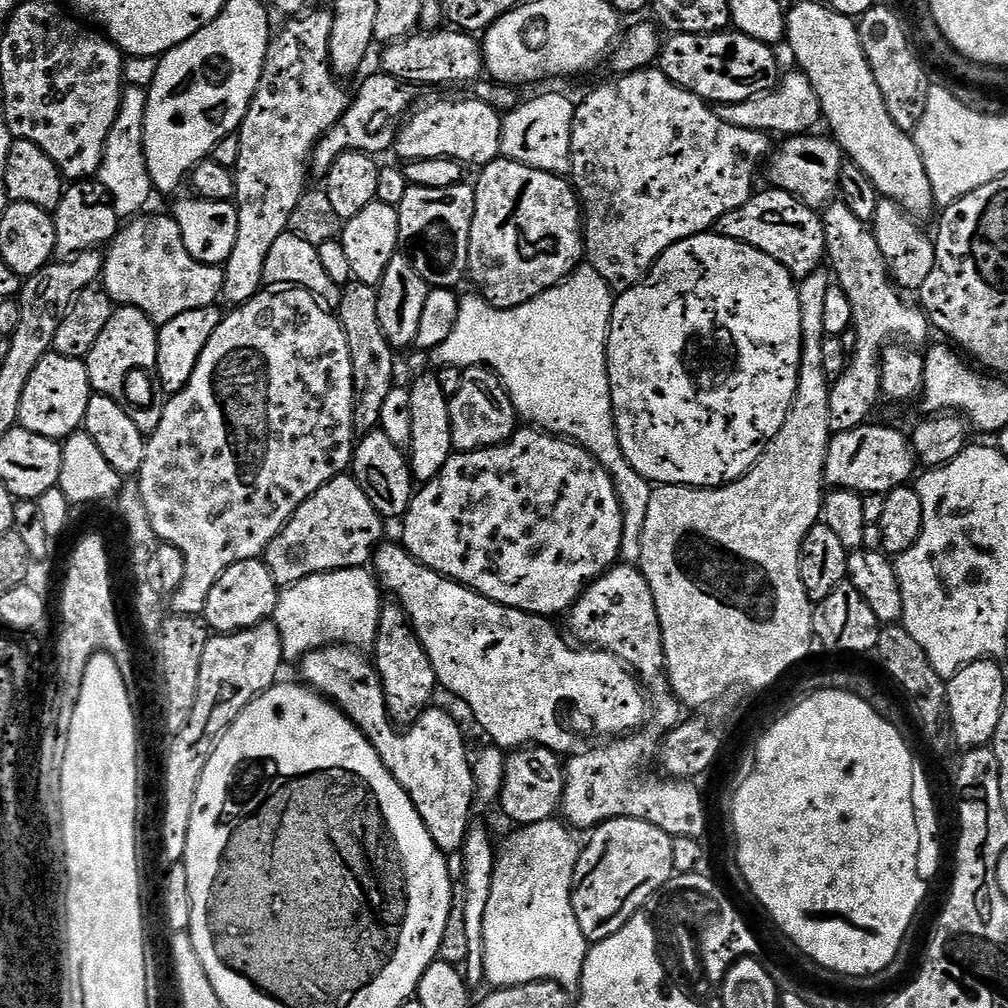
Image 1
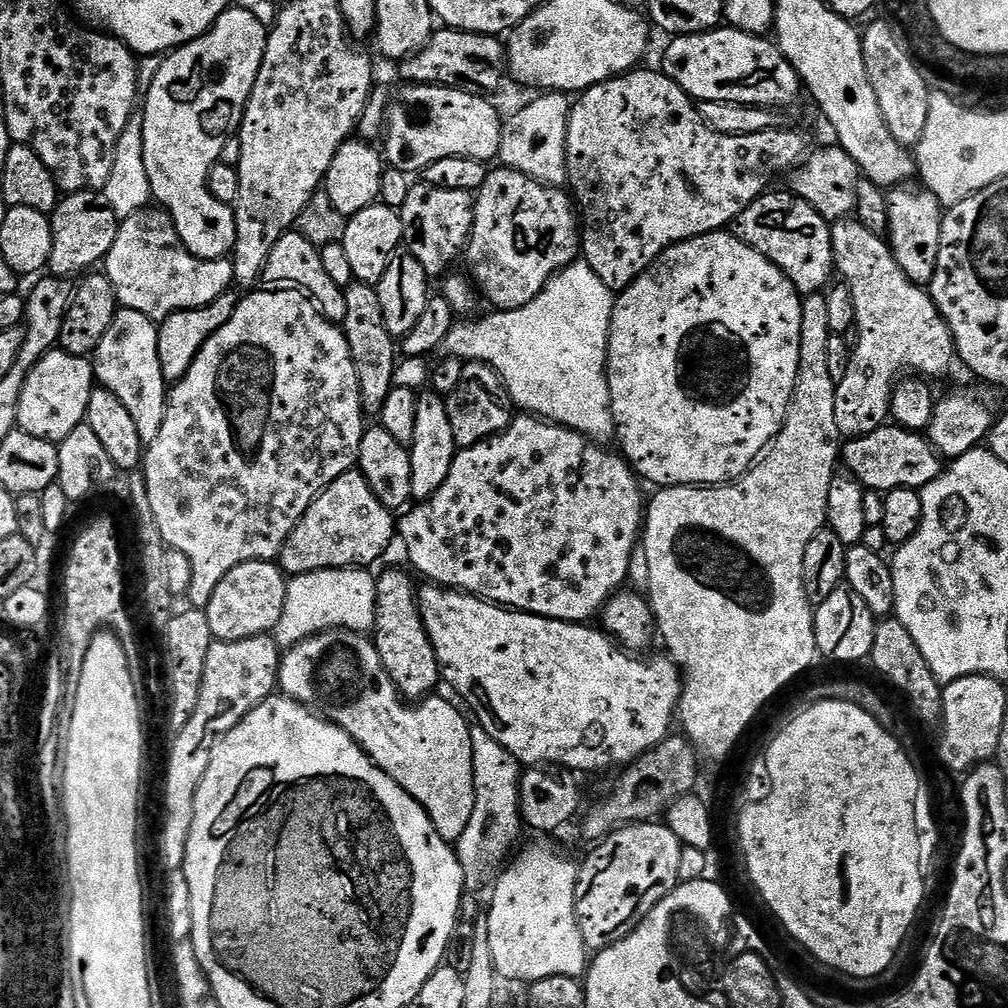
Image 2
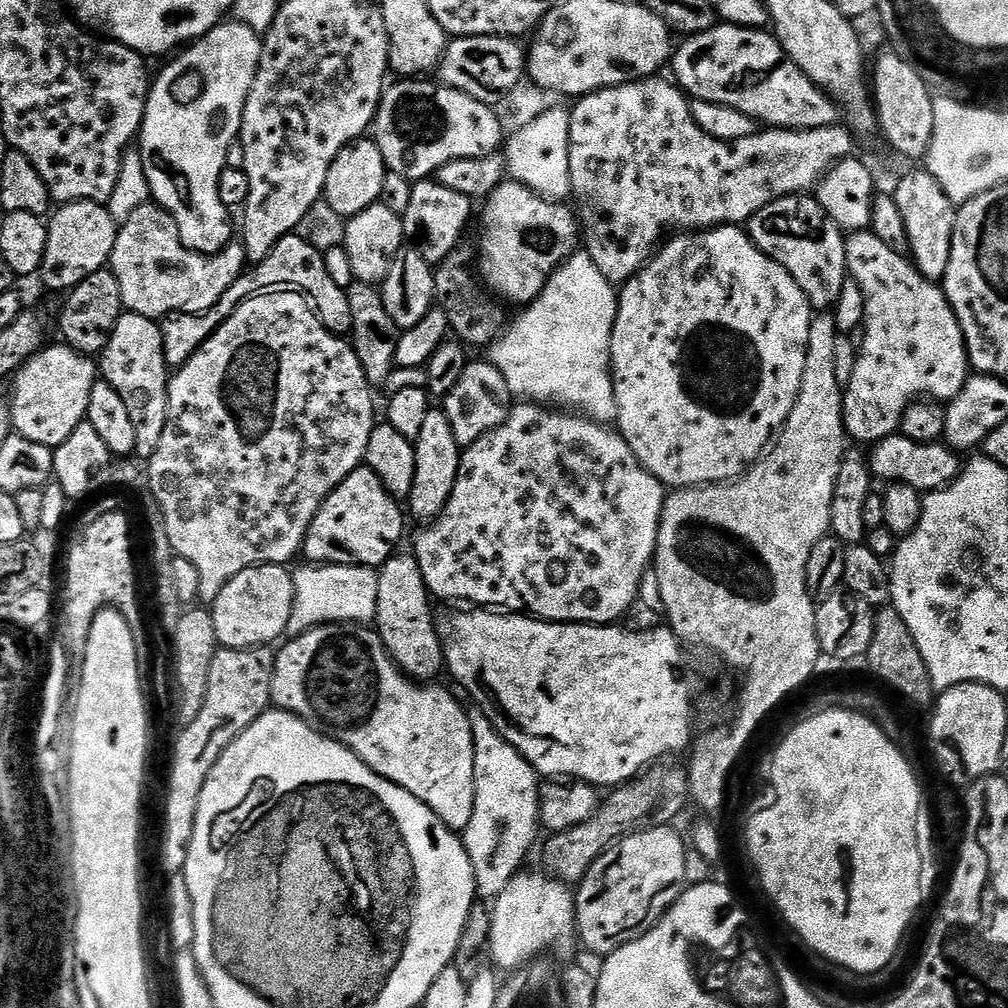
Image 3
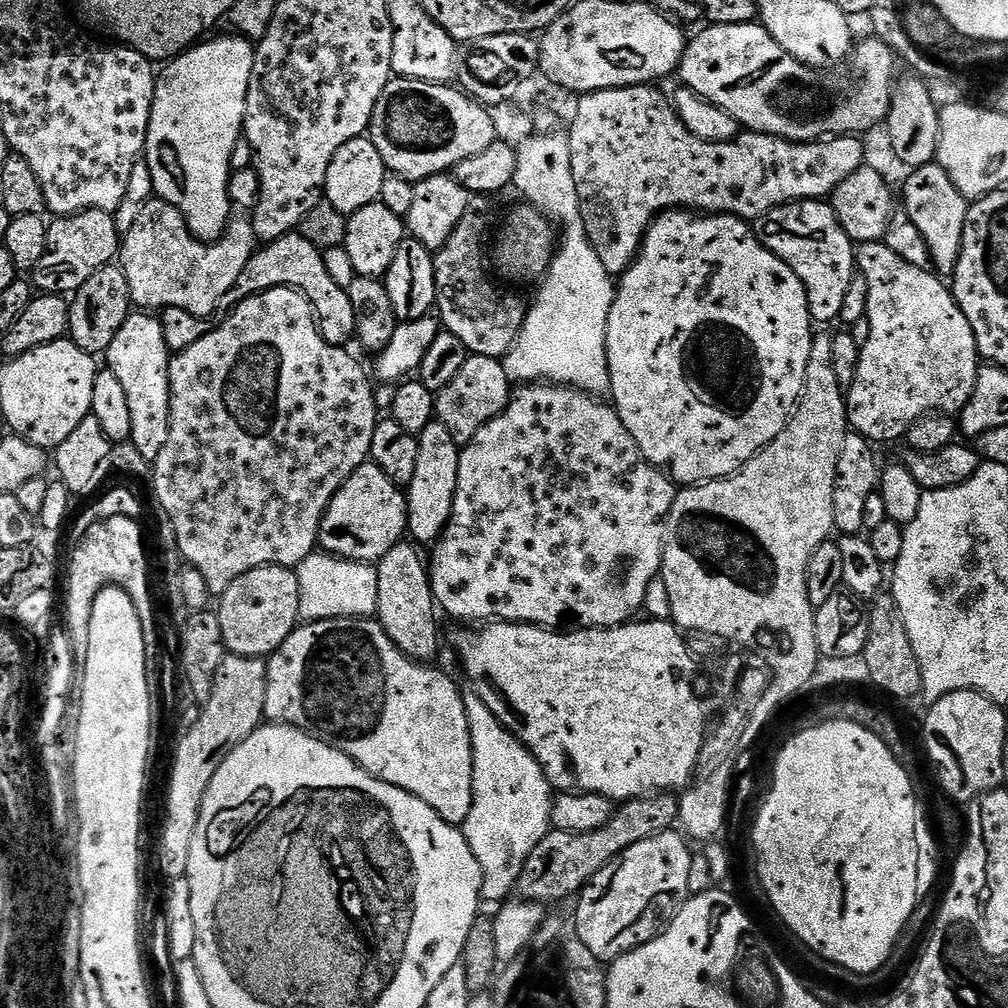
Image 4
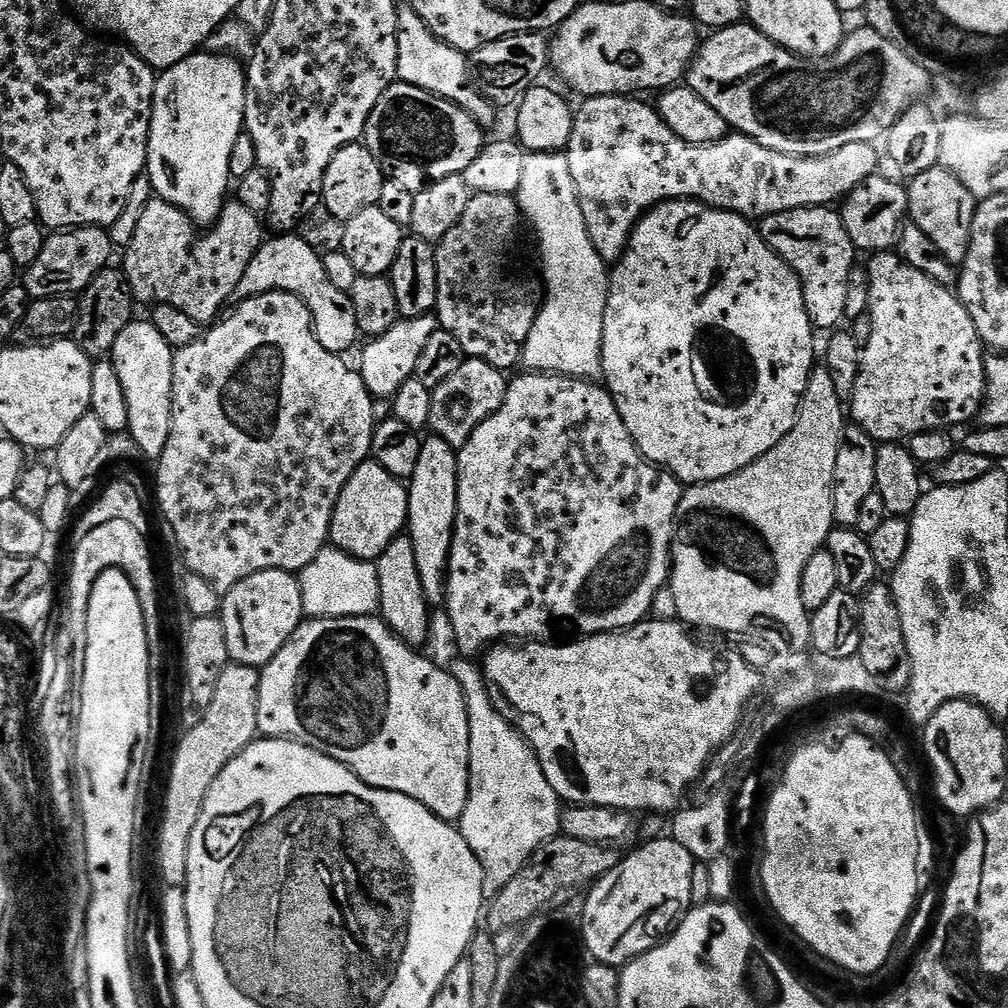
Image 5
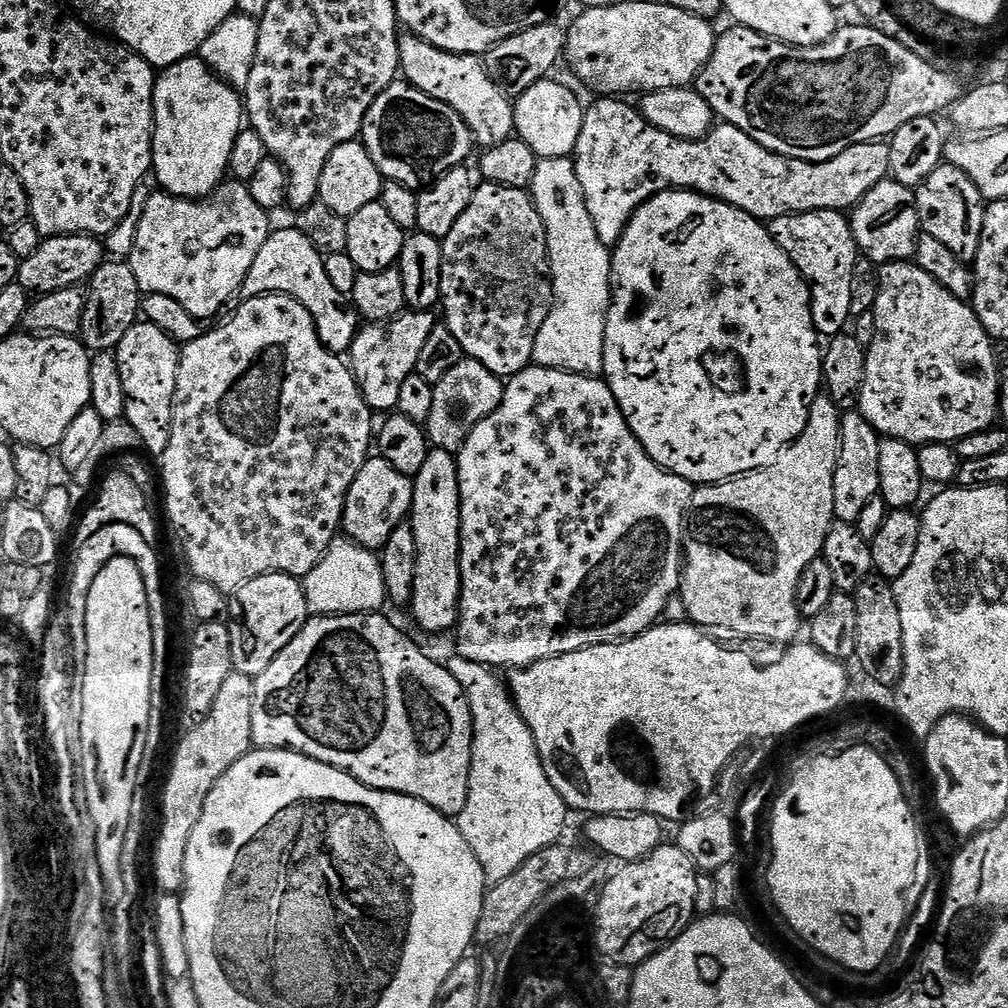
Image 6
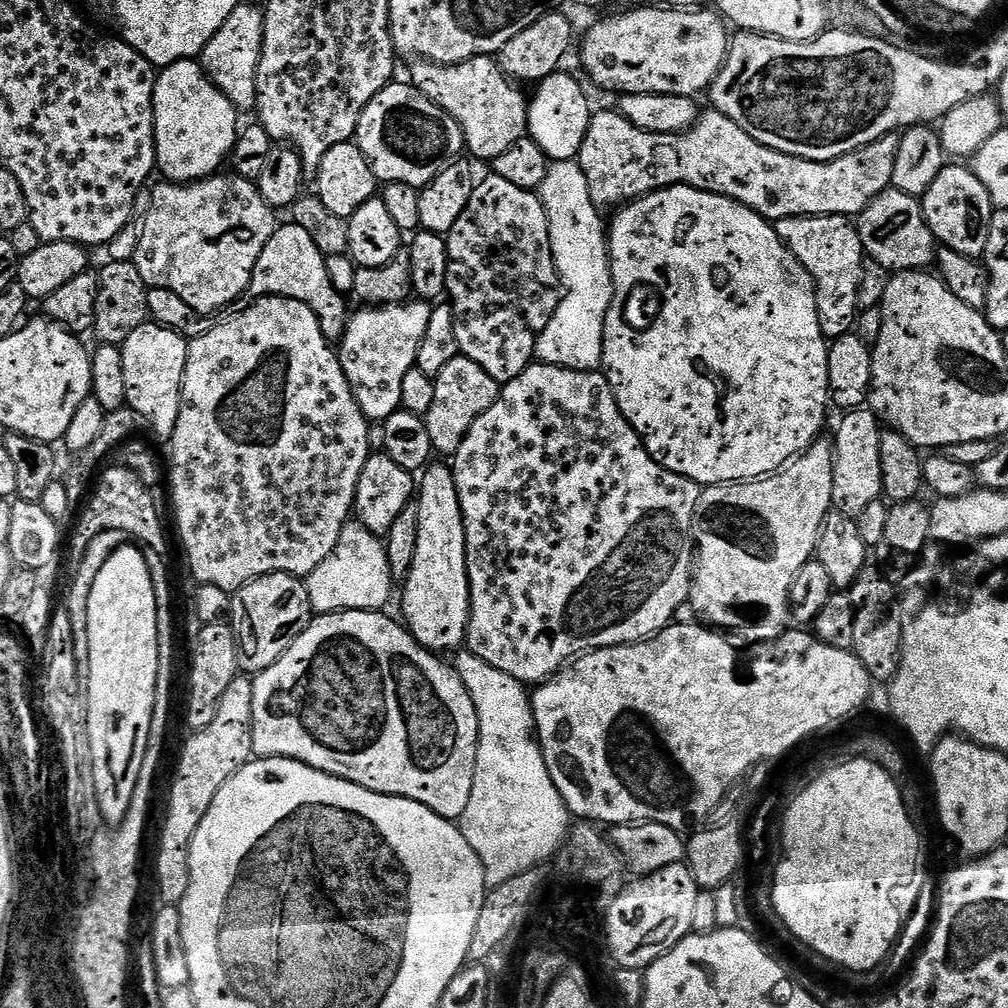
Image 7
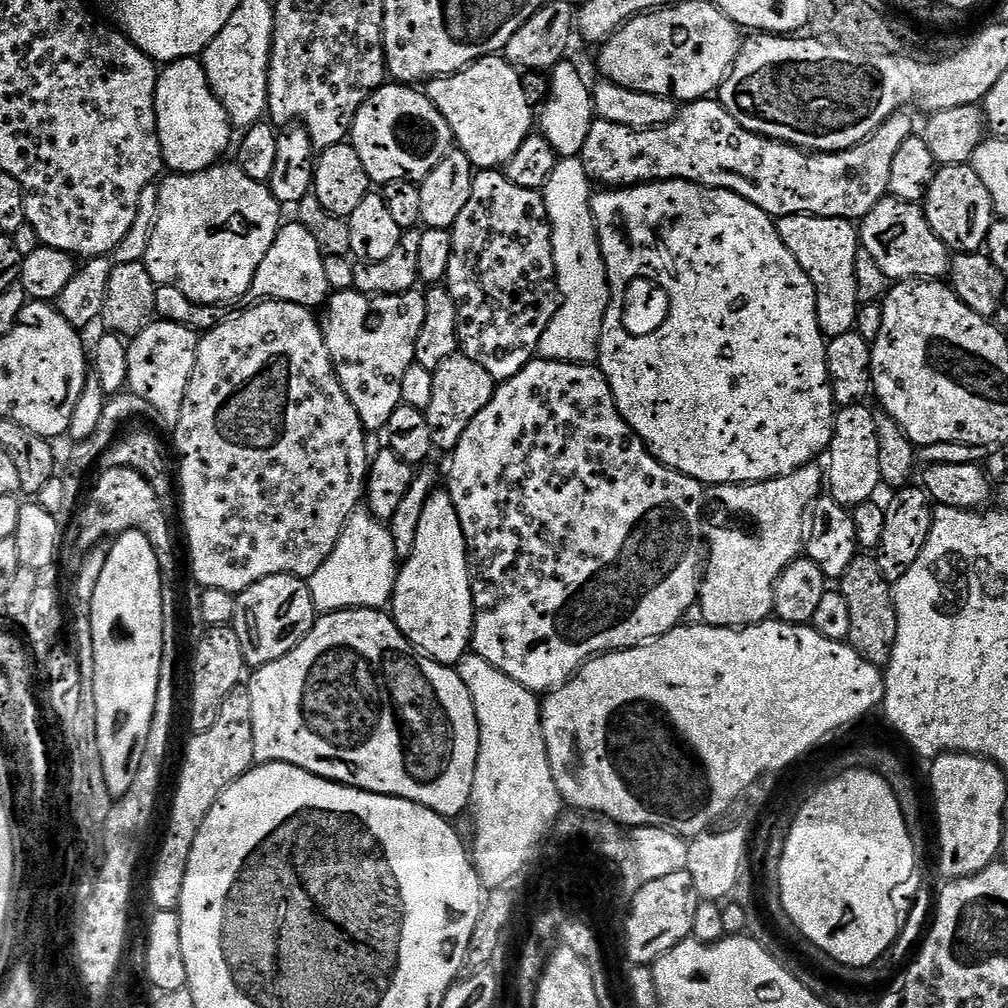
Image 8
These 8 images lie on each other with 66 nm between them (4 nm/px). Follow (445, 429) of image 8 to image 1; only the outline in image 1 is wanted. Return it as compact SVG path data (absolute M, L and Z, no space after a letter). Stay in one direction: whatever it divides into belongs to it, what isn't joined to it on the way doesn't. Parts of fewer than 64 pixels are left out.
M487 371L465 375L458 394L448 401L452 446L456 452L477 452L506 444L518 428L518 417L500 379Z

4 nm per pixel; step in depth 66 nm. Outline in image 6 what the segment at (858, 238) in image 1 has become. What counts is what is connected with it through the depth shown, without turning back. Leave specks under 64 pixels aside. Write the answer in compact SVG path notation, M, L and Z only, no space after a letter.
M896 260L893 264L879 265L878 271L880 273L880 289L874 309L877 334L872 345L866 350L868 354L866 358L866 378L862 382L858 401L858 411L866 418L866 422L870 422L870 426L874 426L874 430L879 432L881 437L901 440L913 446L921 444L952 446L955 445L957 440L993 427L1000 415L1000 373L1002 365L996 361L997 345L982 326L980 319L977 318L976 311L972 309L971 303L954 298L954 294L950 294L938 281L930 278L930 274L926 274L926 270L922 270L915 262Z

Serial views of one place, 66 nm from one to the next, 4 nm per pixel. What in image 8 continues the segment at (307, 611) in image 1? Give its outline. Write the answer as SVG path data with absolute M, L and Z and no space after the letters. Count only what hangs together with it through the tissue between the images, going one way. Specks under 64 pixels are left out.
M361 506L350 514L330 558L308 580L308 589L320 614L344 612L347 608L380 610L391 601L397 571L398 557L391 527Z

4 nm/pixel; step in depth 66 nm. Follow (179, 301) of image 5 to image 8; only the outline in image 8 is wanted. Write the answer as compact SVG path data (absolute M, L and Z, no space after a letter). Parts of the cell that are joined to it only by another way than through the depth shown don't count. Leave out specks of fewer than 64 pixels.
M217 162L205 172L168 174L159 181L157 216L142 261L157 286L174 286L196 304L220 306L227 300L247 297L266 250L270 250L282 227L282 206L268 185L247 176L239 163L224 163Z

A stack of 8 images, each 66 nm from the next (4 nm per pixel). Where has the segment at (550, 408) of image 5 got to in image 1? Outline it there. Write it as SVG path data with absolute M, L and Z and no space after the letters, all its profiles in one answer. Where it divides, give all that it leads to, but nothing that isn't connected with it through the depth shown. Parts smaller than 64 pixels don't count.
M524 426L513 432L511 440L500 444L497 448L483 448L477 452L456 452L446 466L433 480L427 481L424 488L413 495L408 513L402 518L404 524L404 540L402 547L408 551L419 564L434 569L441 576L471 588L479 596L492 600L504 608L517 608L519 612L528 612L532 616L556 618L556 615L567 613L587 590L593 580L599 580L609 568L617 567L620 560L620 547L624 537L622 522L622 506L616 493L616 487L606 469L597 462L589 452L570 440L537 430L532 426Z

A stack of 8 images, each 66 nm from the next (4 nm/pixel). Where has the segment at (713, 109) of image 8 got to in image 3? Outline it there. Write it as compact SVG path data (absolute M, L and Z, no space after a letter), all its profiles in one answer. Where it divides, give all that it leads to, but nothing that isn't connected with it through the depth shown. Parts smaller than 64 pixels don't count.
M660 79L633 80L631 84L620 84L617 88L602 88L588 96L579 97L575 101L576 109L572 108L570 112L572 117L570 122L571 199L576 200L574 211L578 217L579 231L582 233L582 248L594 262L594 266L598 266L598 270L602 270L602 278L606 278L614 286L627 284L648 263L654 249L665 239L664 231L667 228L676 228L672 230L707 230L717 226L743 225L751 216L758 214L758 210L762 210L762 206L766 206L775 200L781 200L784 196L804 194L815 189L816 185L820 183L820 179L837 162L847 160L853 155L852 139L854 139L854 136L844 126L815 128L814 130L768 128L767 130L758 130L752 136L738 138L737 140L726 141L710 138L710 134L706 134L694 122L689 97L682 94L681 89L671 79L668 79L669 81Z

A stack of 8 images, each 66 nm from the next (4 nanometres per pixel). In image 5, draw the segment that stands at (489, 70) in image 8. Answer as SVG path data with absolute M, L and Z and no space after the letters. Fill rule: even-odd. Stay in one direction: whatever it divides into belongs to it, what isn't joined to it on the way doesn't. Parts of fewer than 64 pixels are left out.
M431 35L416 36L412 45L405 47L398 54L396 63L396 78L401 84L425 88L433 96L441 96L454 102L462 110L469 112L480 123L480 127L488 130L496 120L497 109L483 91L480 92L472 85L473 65L469 57L456 48L449 48L447 44L440 43ZM469 64L469 65L468 65ZM496 111L496 112L495 112Z

